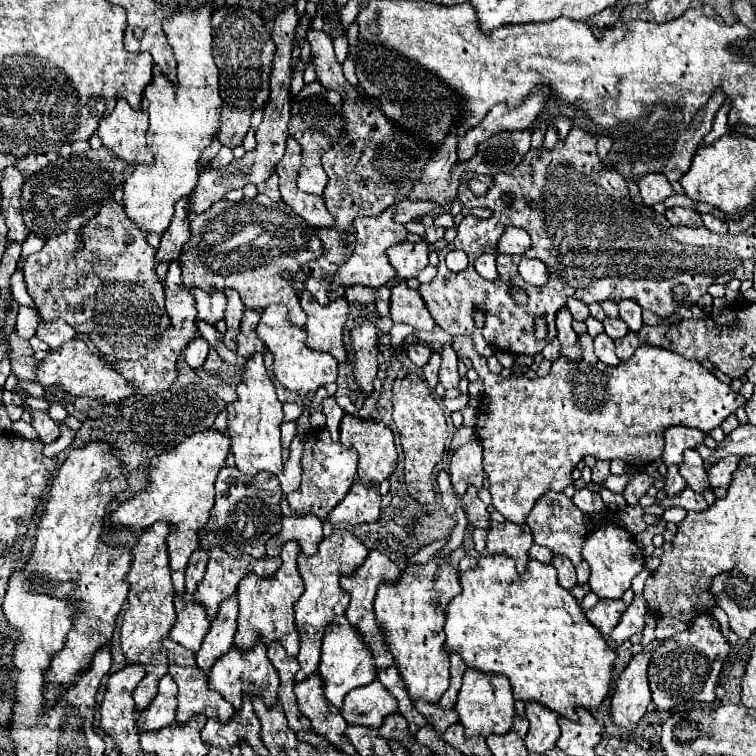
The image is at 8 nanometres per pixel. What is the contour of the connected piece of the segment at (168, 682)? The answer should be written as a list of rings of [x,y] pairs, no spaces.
[[[163,675],[163,679],[159,681],[159,693],[151,701],[151,705],[139,713],[137,727],[141,731],[155,731],[175,721],[177,693],[179,693],[179,687],[175,685],[175,679],[171,675]]]

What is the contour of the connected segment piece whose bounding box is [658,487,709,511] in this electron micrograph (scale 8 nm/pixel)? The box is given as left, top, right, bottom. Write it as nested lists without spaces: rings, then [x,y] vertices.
[[[685,487],[679,495],[673,497],[665,497],[663,501],[658,502],[658,505],[669,509],[670,507],[681,507],[685,511],[705,511],[709,505],[705,503],[703,495],[691,491],[691,487]]]

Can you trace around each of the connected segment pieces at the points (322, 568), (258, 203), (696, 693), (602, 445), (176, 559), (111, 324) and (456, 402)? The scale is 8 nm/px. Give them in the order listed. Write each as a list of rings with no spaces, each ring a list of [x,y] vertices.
[[[335,527],[331,531],[331,535],[319,543],[319,549],[315,555],[303,555],[303,553],[297,555],[299,571],[301,571],[301,577],[305,583],[305,593],[295,603],[295,623],[297,623],[299,635],[301,635],[301,649],[297,655],[301,669],[295,675],[297,683],[307,679],[311,673],[317,671],[319,657],[321,657],[321,641],[323,641],[325,629],[335,617],[343,615],[345,609],[349,607],[351,597],[347,595],[347,591],[341,589],[339,577],[343,573],[351,573],[353,569],[357,569],[365,561],[367,553],[369,553],[367,547],[351,531],[347,531],[343,527]]]
[[[259,193],[253,199],[243,197],[237,203],[221,199],[199,215],[191,213],[189,223],[191,241],[183,245],[179,257],[183,285],[189,289],[213,289],[221,287],[221,277],[225,277],[225,287],[235,289],[247,309],[261,311],[271,303],[283,303],[289,309],[291,323],[299,327],[305,325],[307,315],[301,309],[295,285],[285,277],[285,271],[287,275],[297,275],[303,263],[319,259],[323,255],[323,243],[301,215],[291,211],[287,203],[273,201]]]
[[[713,615],[695,617],[689,631],[663,641],[663,645],[655,649],[649,667],[649,685],[653,691],[655,707],[665,711],[685,701],[715,701],[715,687],[727,653],[729,643],[721,635],[719,623]]]
[[[581,333],[577,343],[583,351],[581,361],[559,357],[553,361],[549,375],[527,379],[513,375],[501,377],[491,373],[487,359],[473,351],[469,337],[453,337],[453,349],[473,361],[473,367],[485,387],[479,405],[481,415],[477,415],[475,431],[485,449],[483,469],[489,475],[493,507],[511,523],[523,525],[541,495],[547,491],[563,491],[567,485],[571,485],[571,471],[585,455],[593,455],[595,459],[621,459],[629,467],[647,467],[653,463],[653,459],[661,457],[663,433],[667,427],[685,425],[709,433],[713,427],[719,427],[727,415],[735,413],[735,409],[745,403],[737,391],[719,381],[699,361],[683,359],[679,353],[643,345],[627,363],[607,367],[595,357],[593,339],[589,333]]]
[[[217,429],[199,431],[187,437],[179,447],[157,455],[151,463],[151,483],[145,491],[125,501],[113,515],[115,525],[131,529],[147,529],[155,521],[171,521],[175,531],[169,535],[169,559],[173,569],[185,569],[189,555],[199,547],[199,531],[209,521],[209,511],[215,499],[215,479],[225,467],[225,459],[231,449],[231,437]]]
[[[107,201],[99,207],[97,215],[83,225],[79,235],[75,231],[65,231],[63,235],[49,239],[39,253],[29,255],[23,273],[27,291],[33,297],[43,321],[63,319],[77,333],[85,333],[107,359],[123,361],[141,359],[149,351],[153,351],[159,337],[169,325],[165,311],[165,293],[155,269],[155,249],[147,243],[143,231],[127,217],[123,205]]]
[[[463,394],[455,399],[444,398],[444,405],[450,412],[462,410],[468,405],[469,395]]]

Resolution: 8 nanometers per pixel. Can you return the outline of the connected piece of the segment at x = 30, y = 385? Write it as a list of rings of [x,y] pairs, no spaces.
[[[18,378],[18,384],[15,390],[18,391],[18,389],[27,392],[32,397],[46,400],[46,390],[38,383]]]

